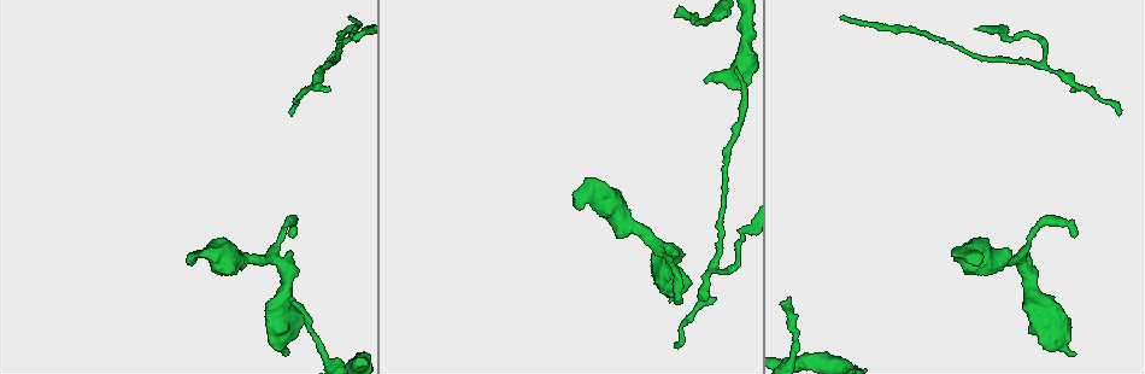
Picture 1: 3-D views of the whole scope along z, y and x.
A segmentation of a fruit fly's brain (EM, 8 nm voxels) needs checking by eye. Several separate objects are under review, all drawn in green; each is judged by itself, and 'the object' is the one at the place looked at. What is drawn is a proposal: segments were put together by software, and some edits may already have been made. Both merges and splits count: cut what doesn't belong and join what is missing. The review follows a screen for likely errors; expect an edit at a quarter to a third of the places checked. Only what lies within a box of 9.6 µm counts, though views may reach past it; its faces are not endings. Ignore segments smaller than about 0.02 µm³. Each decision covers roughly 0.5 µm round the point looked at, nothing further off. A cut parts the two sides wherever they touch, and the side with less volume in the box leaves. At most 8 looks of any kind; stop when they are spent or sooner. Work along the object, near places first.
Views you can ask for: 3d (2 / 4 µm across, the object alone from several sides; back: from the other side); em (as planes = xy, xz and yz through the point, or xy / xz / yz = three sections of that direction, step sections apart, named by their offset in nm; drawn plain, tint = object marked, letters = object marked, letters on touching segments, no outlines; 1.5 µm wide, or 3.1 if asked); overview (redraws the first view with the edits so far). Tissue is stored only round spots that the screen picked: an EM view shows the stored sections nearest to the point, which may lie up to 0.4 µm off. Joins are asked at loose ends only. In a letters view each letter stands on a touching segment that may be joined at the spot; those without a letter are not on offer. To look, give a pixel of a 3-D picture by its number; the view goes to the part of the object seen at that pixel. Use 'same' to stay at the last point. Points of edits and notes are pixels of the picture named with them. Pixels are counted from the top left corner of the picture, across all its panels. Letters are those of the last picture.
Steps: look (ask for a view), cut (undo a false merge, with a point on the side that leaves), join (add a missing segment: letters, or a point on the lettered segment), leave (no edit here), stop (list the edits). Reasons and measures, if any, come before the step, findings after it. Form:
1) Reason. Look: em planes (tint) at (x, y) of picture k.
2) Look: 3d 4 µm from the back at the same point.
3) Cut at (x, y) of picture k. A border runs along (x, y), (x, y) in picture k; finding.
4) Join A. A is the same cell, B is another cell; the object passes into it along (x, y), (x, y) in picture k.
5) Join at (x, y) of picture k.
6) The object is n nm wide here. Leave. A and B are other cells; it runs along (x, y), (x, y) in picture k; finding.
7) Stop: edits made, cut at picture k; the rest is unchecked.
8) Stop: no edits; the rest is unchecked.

Long arm stops here. Look: em planes (letters) at (350, 20) of picture 1.

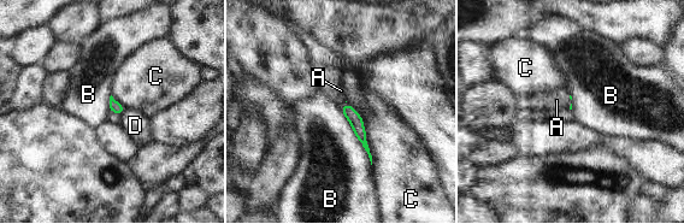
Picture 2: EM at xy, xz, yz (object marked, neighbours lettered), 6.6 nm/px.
Join at (341, 90) of picture 2. A is the same cell, B, C and D are other cells; the object passes into it along (354, 118), (345, 106), (341, 90) in picture 2; the neuron continues.

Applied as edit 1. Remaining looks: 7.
Thin end. Look: 3d 4 µm from the back at (674, 15) of picture 1.

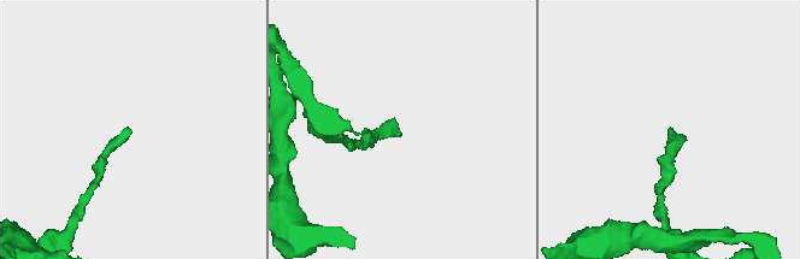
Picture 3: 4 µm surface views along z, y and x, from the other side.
Need the tissue. Look: em planes (letters) at (130, 129) of picture 3.

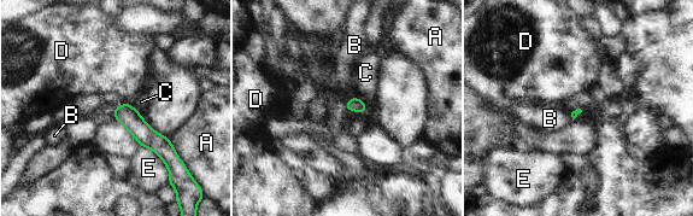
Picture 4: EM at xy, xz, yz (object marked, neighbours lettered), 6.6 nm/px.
Leave. A, B, C, D and E are other cells; it runs along (117, 111), (171, 153) in picture 4; none of them fits.

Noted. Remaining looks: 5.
Look: 3d 2 µm at (1075, 353) of picture 1.

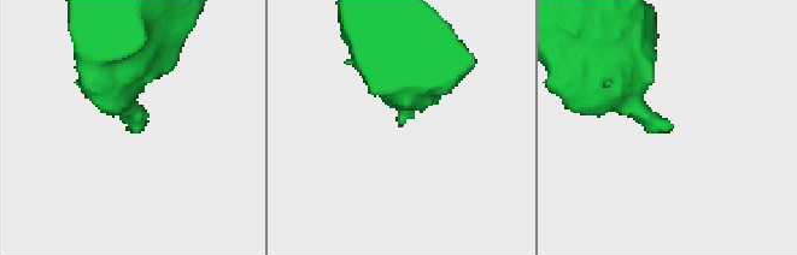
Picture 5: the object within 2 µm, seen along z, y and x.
Need the tissue. Look: em planes (letters) at (127, 127) of picture 5.

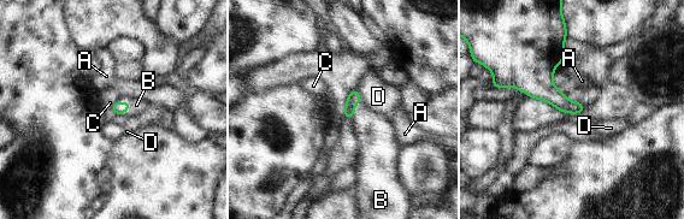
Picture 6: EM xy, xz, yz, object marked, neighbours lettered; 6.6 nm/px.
Join at (136, 105) of picture 6. B is the same cell, A, C and D are other cells; it goes on there.

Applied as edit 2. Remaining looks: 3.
Stop: edits made, join at picture 2, join at picture 6; the rest is unchecked.

